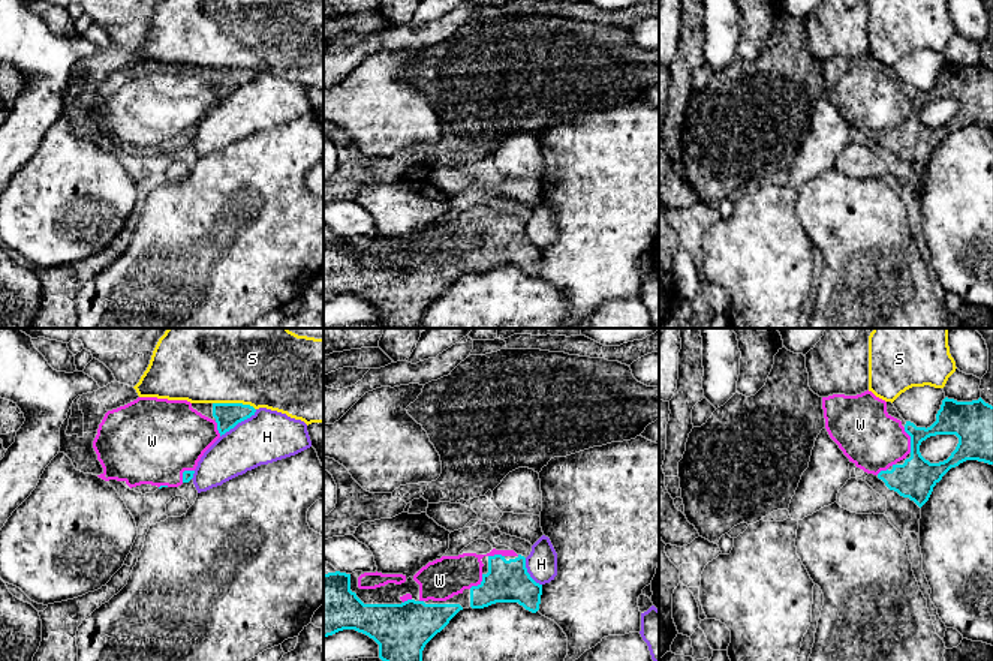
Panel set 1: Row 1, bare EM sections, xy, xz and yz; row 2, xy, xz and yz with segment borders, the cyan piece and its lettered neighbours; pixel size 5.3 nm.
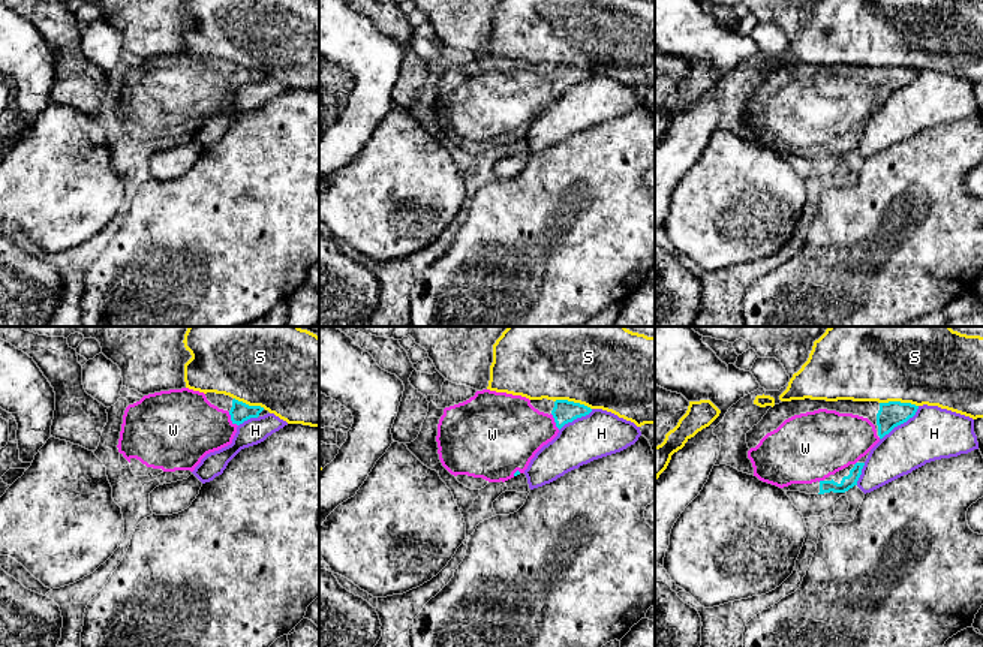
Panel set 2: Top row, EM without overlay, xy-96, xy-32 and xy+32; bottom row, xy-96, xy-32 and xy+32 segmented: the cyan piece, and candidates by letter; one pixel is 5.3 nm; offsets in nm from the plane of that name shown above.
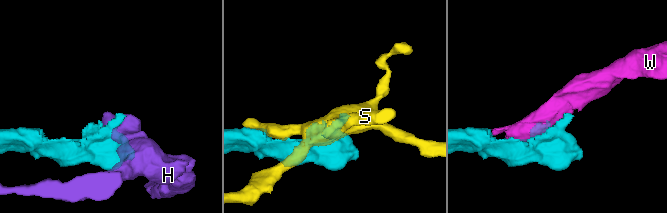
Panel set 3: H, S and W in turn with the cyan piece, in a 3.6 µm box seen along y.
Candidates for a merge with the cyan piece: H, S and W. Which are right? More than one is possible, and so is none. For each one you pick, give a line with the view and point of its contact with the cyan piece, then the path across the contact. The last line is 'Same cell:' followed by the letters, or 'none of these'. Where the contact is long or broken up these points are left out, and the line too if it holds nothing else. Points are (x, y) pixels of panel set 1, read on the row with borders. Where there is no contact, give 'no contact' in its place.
W: meets cyan in yz at (911, 439)
Same cell: W

